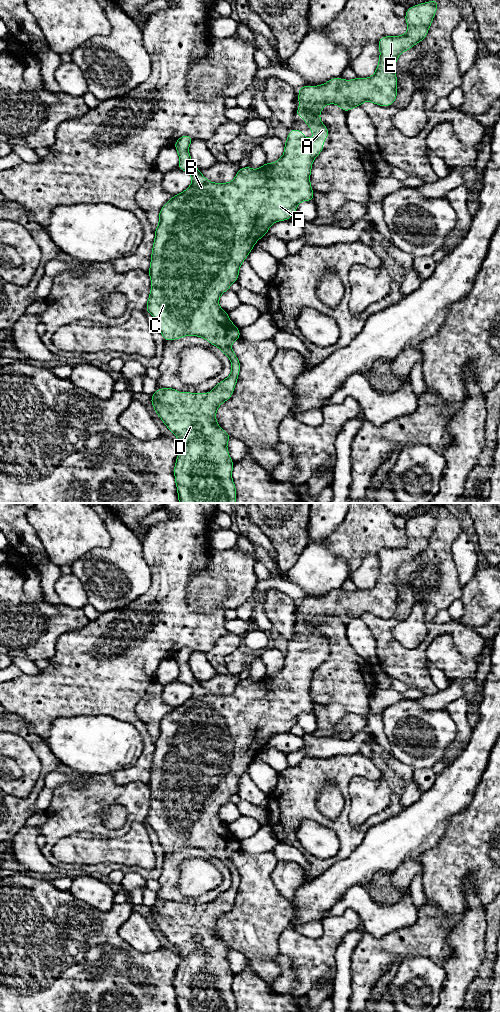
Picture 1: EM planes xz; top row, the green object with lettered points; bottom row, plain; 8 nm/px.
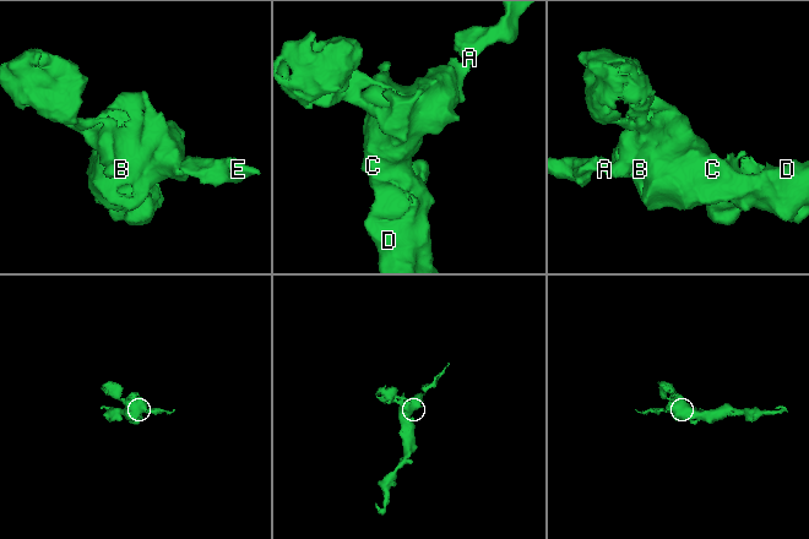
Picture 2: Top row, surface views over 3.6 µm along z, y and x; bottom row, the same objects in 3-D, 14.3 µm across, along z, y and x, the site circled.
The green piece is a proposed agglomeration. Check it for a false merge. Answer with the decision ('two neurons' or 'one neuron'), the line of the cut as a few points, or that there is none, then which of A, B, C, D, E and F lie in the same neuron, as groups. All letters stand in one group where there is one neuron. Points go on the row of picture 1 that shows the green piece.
one neuron; cut none; groups A B C D E F

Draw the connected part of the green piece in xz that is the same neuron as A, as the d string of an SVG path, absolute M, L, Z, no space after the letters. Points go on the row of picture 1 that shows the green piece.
M429 1L414 5L406 11L405 20L407 32L401 36L385 36L378 40L380 50L379 62L373 76L369 78L330 79L319 86L305 85L298 89L299 109L296 117L302 116L309 126L314 138L306 138L302 131L289 129L283 156L274 163L265 163L257 170L249 166L240 168L236 177L229 183L212 183L206 179L194 165L188 152L193 138L190 135L181 136L174 144L179 154L178 168L189 173L192 184L182 193L173 196L159 212L159 225L155 229L151 266L148 274L151 278L151 291L147 300L146 311L151 314L159 325L159 331L165 341L176 340L186 335L203 337L210 344L223 351L232 364L231 374L218 383L211 393L179 393L173 388L157 389L151 396L151 403L167 428L173 432L181 443L181 451L177 455L174 475L177 486L179 503L236 503L237 491L231 477L234 462L229 456L227 442L232 437L216 422L216 410L226 400L232 397L237 383L241 364L231 348L235 340L240 340L240 331L229 319L228 312L219 306L219 298L228 291L232 283L237 282L239 269L255 243L268 234L269 227L277 221L289 220L296 213L297 205L302 201L314 199L310 184L310 174L313 160L323 151L324 139L329 137L327 127L320 121L320 112L327 104L337 104L343 111L348 112L353 107L369 101L380 106L391 106L397 97L397 77L395 65L399 55L410 50L415 44L426 38L428 29L438 8L438 1Z

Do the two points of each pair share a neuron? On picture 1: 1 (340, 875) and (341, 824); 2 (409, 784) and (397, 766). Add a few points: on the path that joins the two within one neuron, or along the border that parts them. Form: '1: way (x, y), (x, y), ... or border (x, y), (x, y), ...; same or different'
1: border (358, 845), (347, 856), (334, 862), (320, 873); different
2: way (407, 780), (406, 775), (401, 770); same

